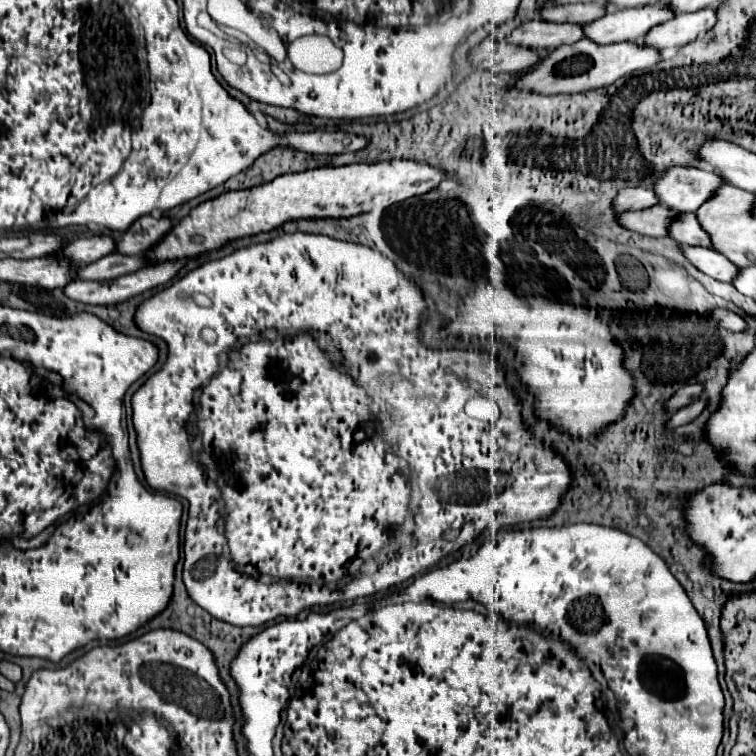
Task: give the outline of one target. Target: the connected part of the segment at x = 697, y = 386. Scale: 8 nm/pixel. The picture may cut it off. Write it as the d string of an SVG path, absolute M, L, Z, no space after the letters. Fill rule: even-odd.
M693 383L693 385L685 385L685 387L681 387L671 399L669 399L669 403L665 403L667 407L669 407L669 411L671 413L675 413L675 411L679 411L681 407L685 407L685 405L689 405L689 403L693 403L695 399L699 399L701 395L703 395L703 385L701 383Z

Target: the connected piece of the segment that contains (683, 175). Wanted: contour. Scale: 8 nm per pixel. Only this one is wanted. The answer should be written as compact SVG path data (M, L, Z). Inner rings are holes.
M675 167L657 179L653 191L661 199L661 203L671 207L673 211L695 215L697 209L705 201L713 199L717 189L725 183L727 181L713 171L697 167Z

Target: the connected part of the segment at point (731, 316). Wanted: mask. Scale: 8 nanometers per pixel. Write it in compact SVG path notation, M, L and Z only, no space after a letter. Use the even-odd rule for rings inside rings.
M719 309L723 315L719 315L719 323L723 325L723 327L729 327L731 331L737 331L737 333L743 333L743 331L747 331L747 321L745 321L745 317L743 315L739 315L739 313L733 313L733 311L725 311L725 309Z

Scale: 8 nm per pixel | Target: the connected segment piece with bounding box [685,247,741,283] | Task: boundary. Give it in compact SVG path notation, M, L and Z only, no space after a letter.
M685 247L685 257L705 275L717 279L717 281L725 281L725 283L733 283L733 279L737 279L739 275L739 267L735 263L731 263L723 253L715 251L715 249L703 249L703 247Z

